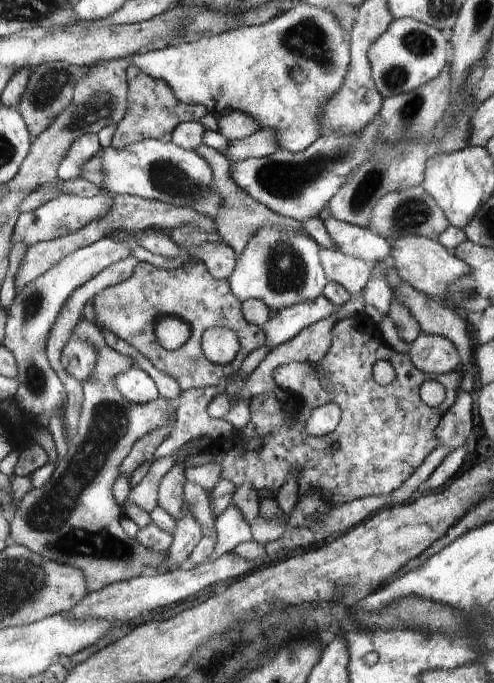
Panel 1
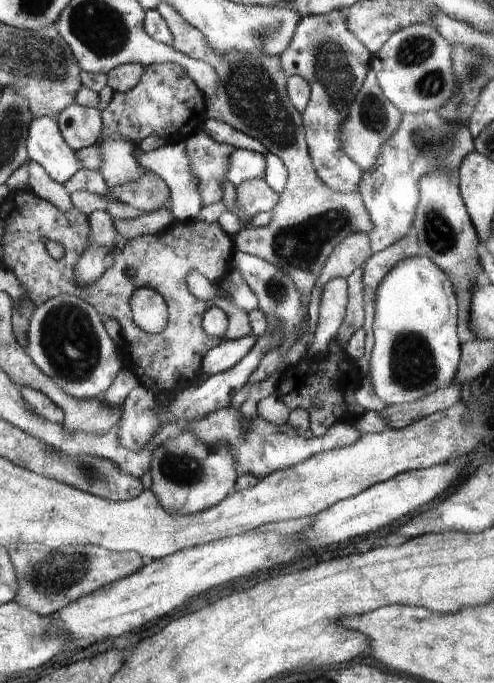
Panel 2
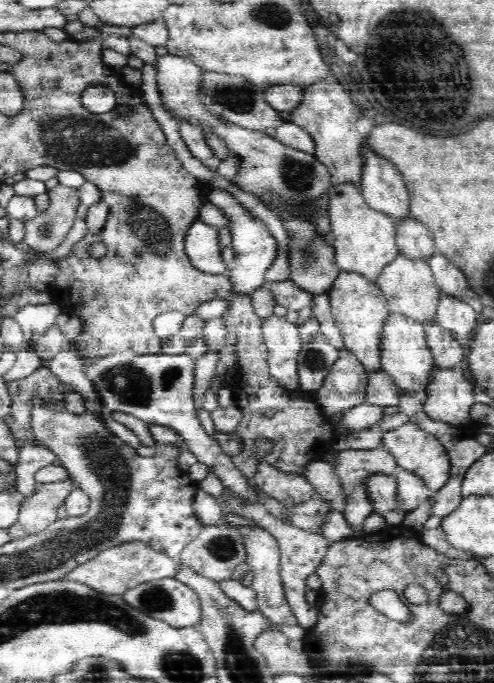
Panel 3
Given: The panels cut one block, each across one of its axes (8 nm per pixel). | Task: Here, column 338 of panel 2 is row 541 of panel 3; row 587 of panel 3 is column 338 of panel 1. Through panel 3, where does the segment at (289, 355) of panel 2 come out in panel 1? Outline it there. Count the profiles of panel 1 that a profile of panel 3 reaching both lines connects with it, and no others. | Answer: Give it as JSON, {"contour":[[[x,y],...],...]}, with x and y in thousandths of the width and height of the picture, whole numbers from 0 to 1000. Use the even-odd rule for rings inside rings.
{"contour":[[[648,363],[648,381],[664,410],[690,417],[709,433],[735,428],[759,392],[757,382],[709,376],[682,366]]]}

